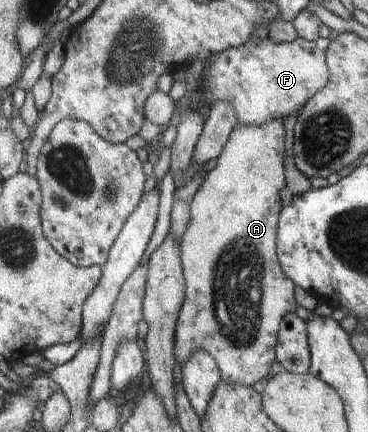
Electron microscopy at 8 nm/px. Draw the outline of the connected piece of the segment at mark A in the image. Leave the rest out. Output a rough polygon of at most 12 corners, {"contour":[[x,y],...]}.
{"contour":[[237,123],[190,205],[174,355],[276,360],[285,129]]}

